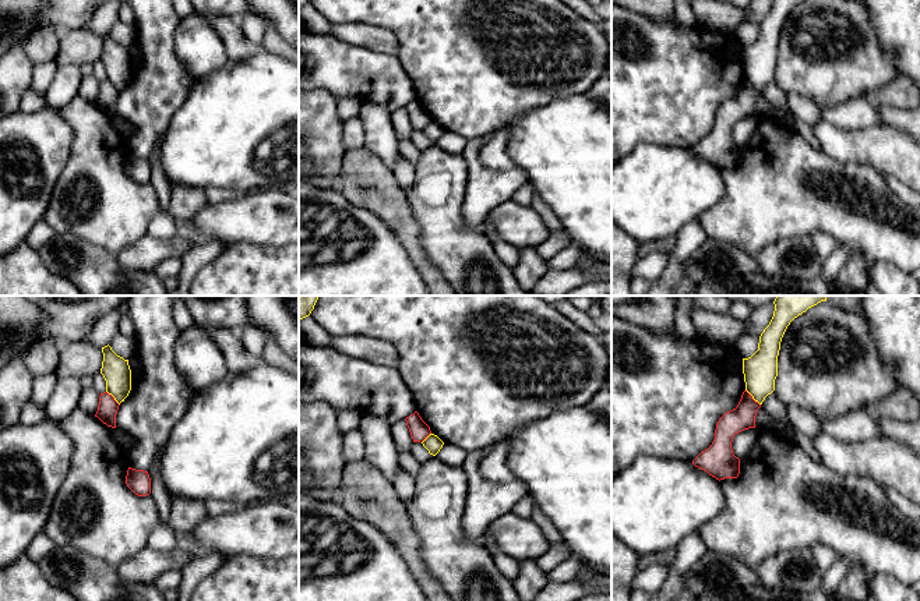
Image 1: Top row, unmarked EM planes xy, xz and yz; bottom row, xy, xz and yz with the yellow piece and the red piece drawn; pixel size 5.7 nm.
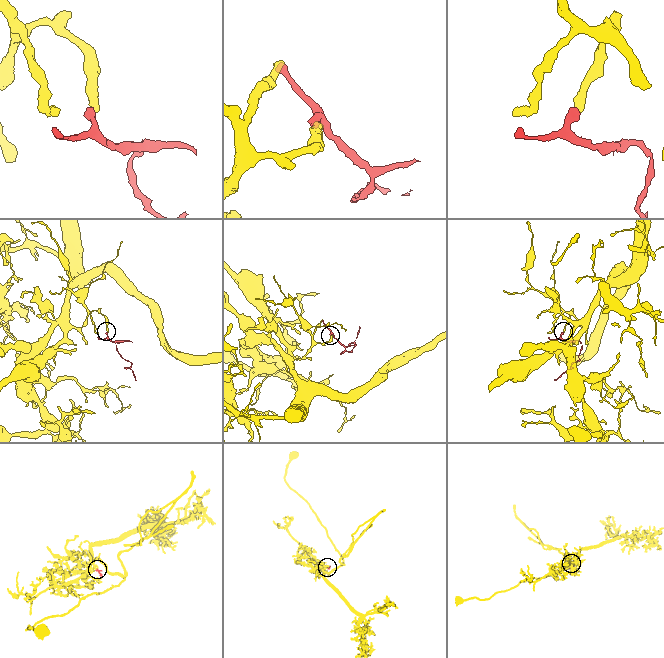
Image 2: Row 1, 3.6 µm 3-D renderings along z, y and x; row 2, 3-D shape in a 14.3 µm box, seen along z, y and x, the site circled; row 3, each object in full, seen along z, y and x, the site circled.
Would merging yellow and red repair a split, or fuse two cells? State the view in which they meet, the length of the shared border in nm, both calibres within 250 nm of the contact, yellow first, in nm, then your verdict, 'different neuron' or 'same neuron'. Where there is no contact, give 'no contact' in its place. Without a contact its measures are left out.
contact in yz; length 130 nm; calibres 200 and 140 nm; different neuron

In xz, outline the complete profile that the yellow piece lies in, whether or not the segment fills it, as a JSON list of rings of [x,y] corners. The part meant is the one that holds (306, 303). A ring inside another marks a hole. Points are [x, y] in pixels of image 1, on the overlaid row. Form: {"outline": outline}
{"outline": [[[299,296],[299,321],[309,317],[320,296]]]}

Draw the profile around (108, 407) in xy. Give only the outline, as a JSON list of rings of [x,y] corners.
[[[107,392],[101,393],[99,406],[95,417],[98,417],[107,427],[116,428],[116,414],[119,410],[119,403]]]

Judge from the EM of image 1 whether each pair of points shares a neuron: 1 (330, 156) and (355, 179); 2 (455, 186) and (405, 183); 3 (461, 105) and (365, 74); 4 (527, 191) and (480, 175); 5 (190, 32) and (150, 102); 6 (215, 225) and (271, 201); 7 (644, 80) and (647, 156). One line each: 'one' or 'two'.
1: two
2: two
3: two
4: two
5: two
6: one
7: two

